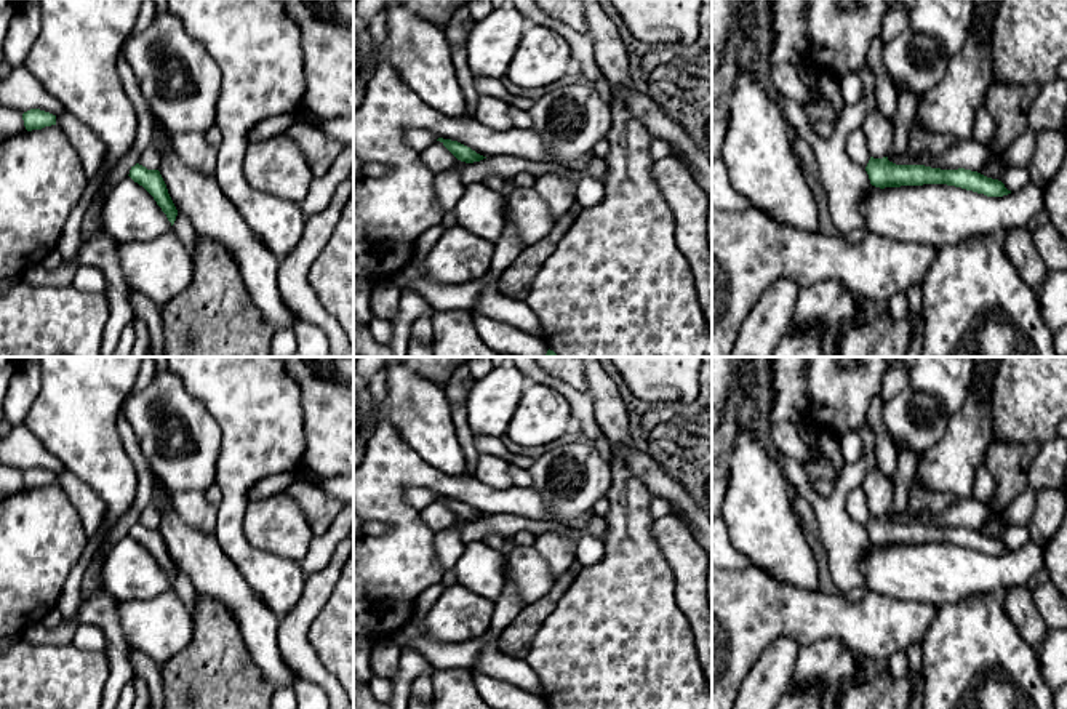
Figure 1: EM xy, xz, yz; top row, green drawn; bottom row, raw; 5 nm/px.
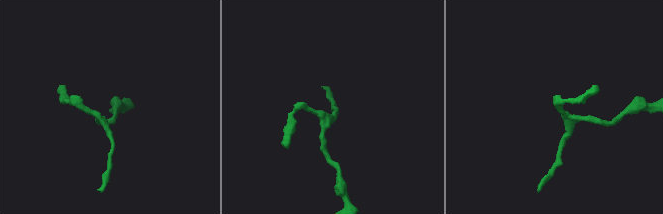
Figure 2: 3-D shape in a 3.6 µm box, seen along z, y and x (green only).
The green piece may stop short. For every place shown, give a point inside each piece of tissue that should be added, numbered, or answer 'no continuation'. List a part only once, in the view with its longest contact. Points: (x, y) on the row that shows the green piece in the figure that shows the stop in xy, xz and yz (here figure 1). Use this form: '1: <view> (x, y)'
no continuation

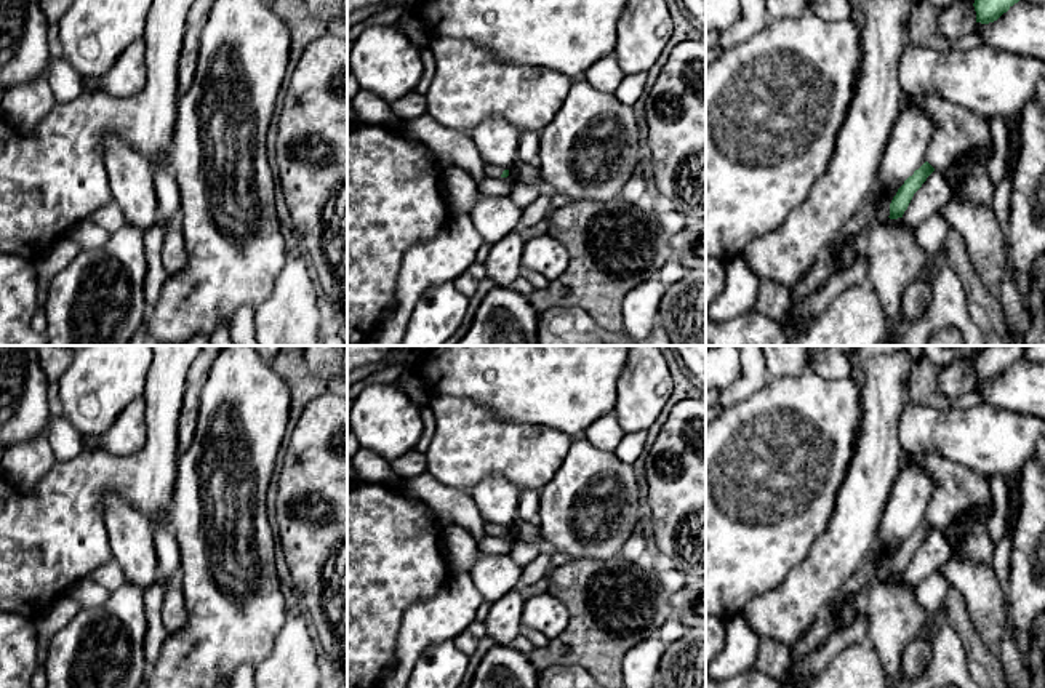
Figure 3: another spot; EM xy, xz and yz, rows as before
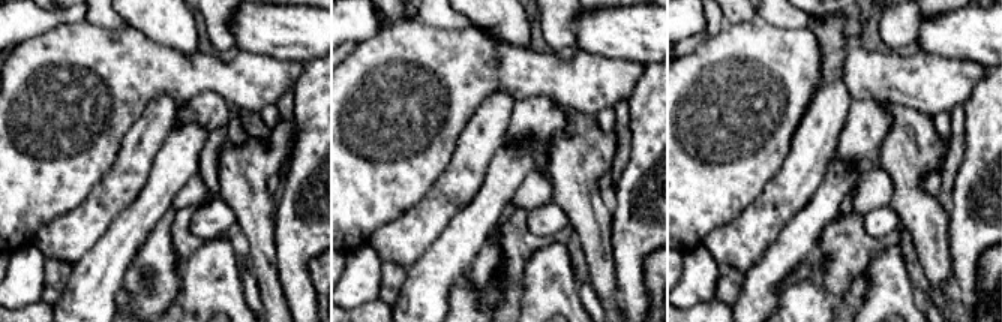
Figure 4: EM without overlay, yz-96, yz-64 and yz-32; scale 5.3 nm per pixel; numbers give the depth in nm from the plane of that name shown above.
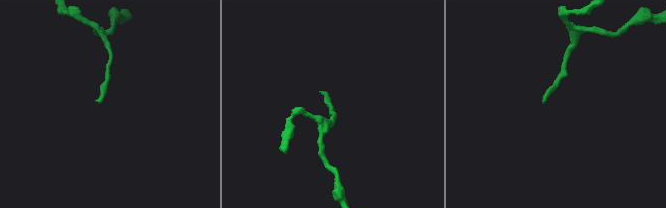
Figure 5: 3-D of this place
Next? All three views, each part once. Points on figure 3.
1: xz (493, 172)

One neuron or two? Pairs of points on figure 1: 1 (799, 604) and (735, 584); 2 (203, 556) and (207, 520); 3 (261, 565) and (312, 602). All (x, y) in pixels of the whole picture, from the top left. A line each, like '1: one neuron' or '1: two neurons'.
1: one neuron
2: two neurons
3: two neurons

